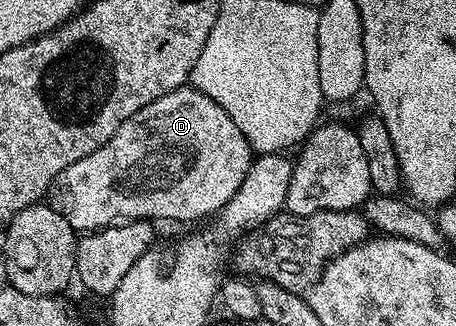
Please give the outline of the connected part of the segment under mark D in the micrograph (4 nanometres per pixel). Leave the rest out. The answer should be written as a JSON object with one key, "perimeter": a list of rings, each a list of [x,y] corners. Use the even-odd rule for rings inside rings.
{"perimeter":[[[183,87],[163,93],[154,103],[146,103],[142,111],[134,111],[105,145],[70,163],[48,186],[46,201],[72,229],[84,235],[123,222],[196,221],[219,213],[238,187],[242,187],[253,160],[248,140],[234,127],[230,115],[210,95]]]}

